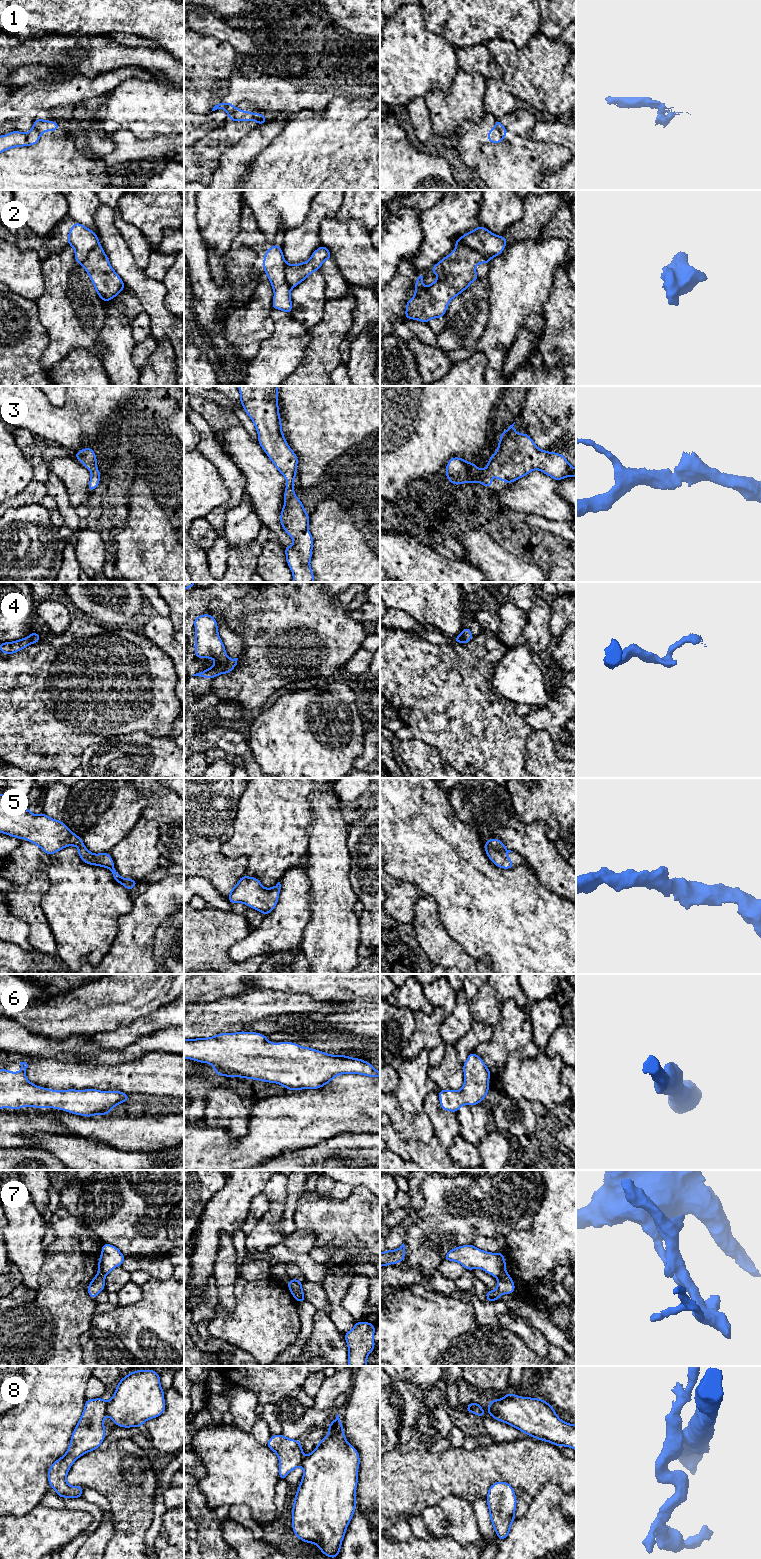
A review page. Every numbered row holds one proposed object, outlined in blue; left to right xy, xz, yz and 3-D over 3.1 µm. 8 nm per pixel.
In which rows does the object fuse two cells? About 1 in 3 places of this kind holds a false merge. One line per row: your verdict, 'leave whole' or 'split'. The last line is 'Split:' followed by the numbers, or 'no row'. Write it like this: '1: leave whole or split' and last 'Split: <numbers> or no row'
1: split
2: split
3: leave whole
4: split
5: leave whole
6: leave whole
7: split
8: split
Split: 1, 2, 4, 7, 8

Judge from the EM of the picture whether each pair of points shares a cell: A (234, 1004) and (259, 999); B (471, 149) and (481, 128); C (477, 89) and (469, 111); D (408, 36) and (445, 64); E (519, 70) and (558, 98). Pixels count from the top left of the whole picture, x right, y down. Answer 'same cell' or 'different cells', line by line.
A: same cell
B: same cell
C: same cell
D: same cell
E: same cell

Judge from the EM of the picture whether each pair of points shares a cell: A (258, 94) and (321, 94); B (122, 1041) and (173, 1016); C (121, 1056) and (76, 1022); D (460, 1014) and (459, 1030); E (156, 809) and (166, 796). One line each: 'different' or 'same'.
A: same
B: same
C: different
D: same
E: same

